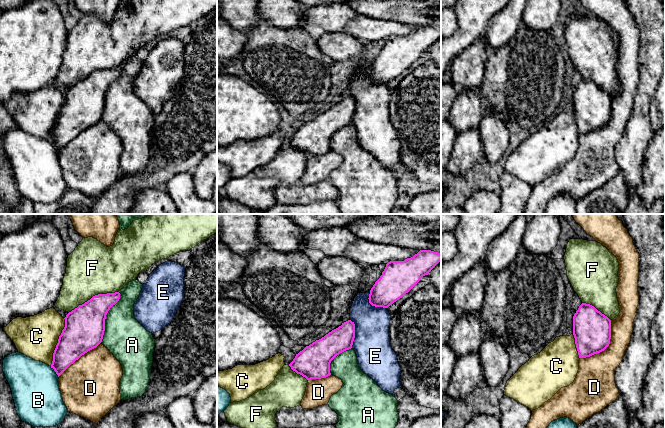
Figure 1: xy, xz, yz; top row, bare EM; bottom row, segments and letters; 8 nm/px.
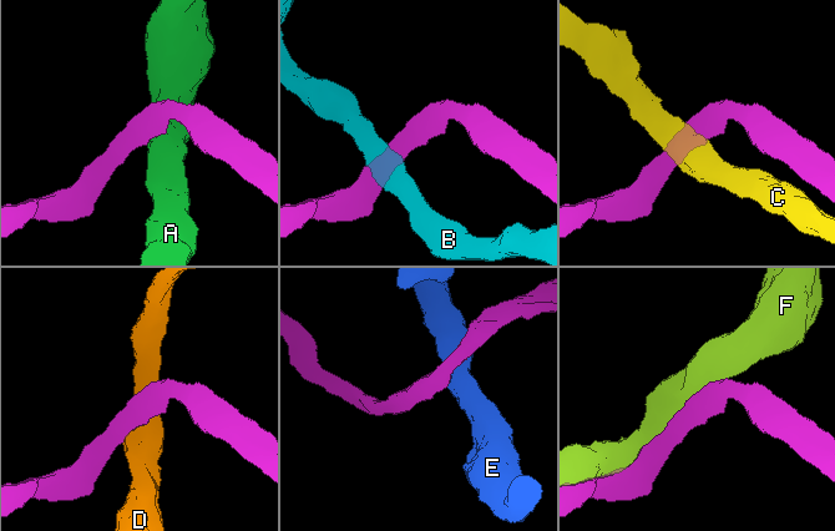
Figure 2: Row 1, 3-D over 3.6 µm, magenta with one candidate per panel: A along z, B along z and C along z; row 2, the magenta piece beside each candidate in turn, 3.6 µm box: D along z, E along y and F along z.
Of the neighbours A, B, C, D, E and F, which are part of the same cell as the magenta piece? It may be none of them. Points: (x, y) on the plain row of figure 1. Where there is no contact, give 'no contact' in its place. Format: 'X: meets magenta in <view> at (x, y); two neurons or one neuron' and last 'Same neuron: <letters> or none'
A: meets magenta in xy at (105, 93); two neurons
B: meets magenta in xy at (55, 147); two neurons
C: meets magenta in xy at (58, 118); two neurons
D: meets magenta in yz at (606, 123); two neurons
E: meets magenta in xz at (372, 81); two neurons
F: meets magenta in xy at (93, 72); one neuron
Same neuron: F

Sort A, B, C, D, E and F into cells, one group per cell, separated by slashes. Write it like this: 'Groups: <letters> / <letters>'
Groups: A D / B / C / E / F

